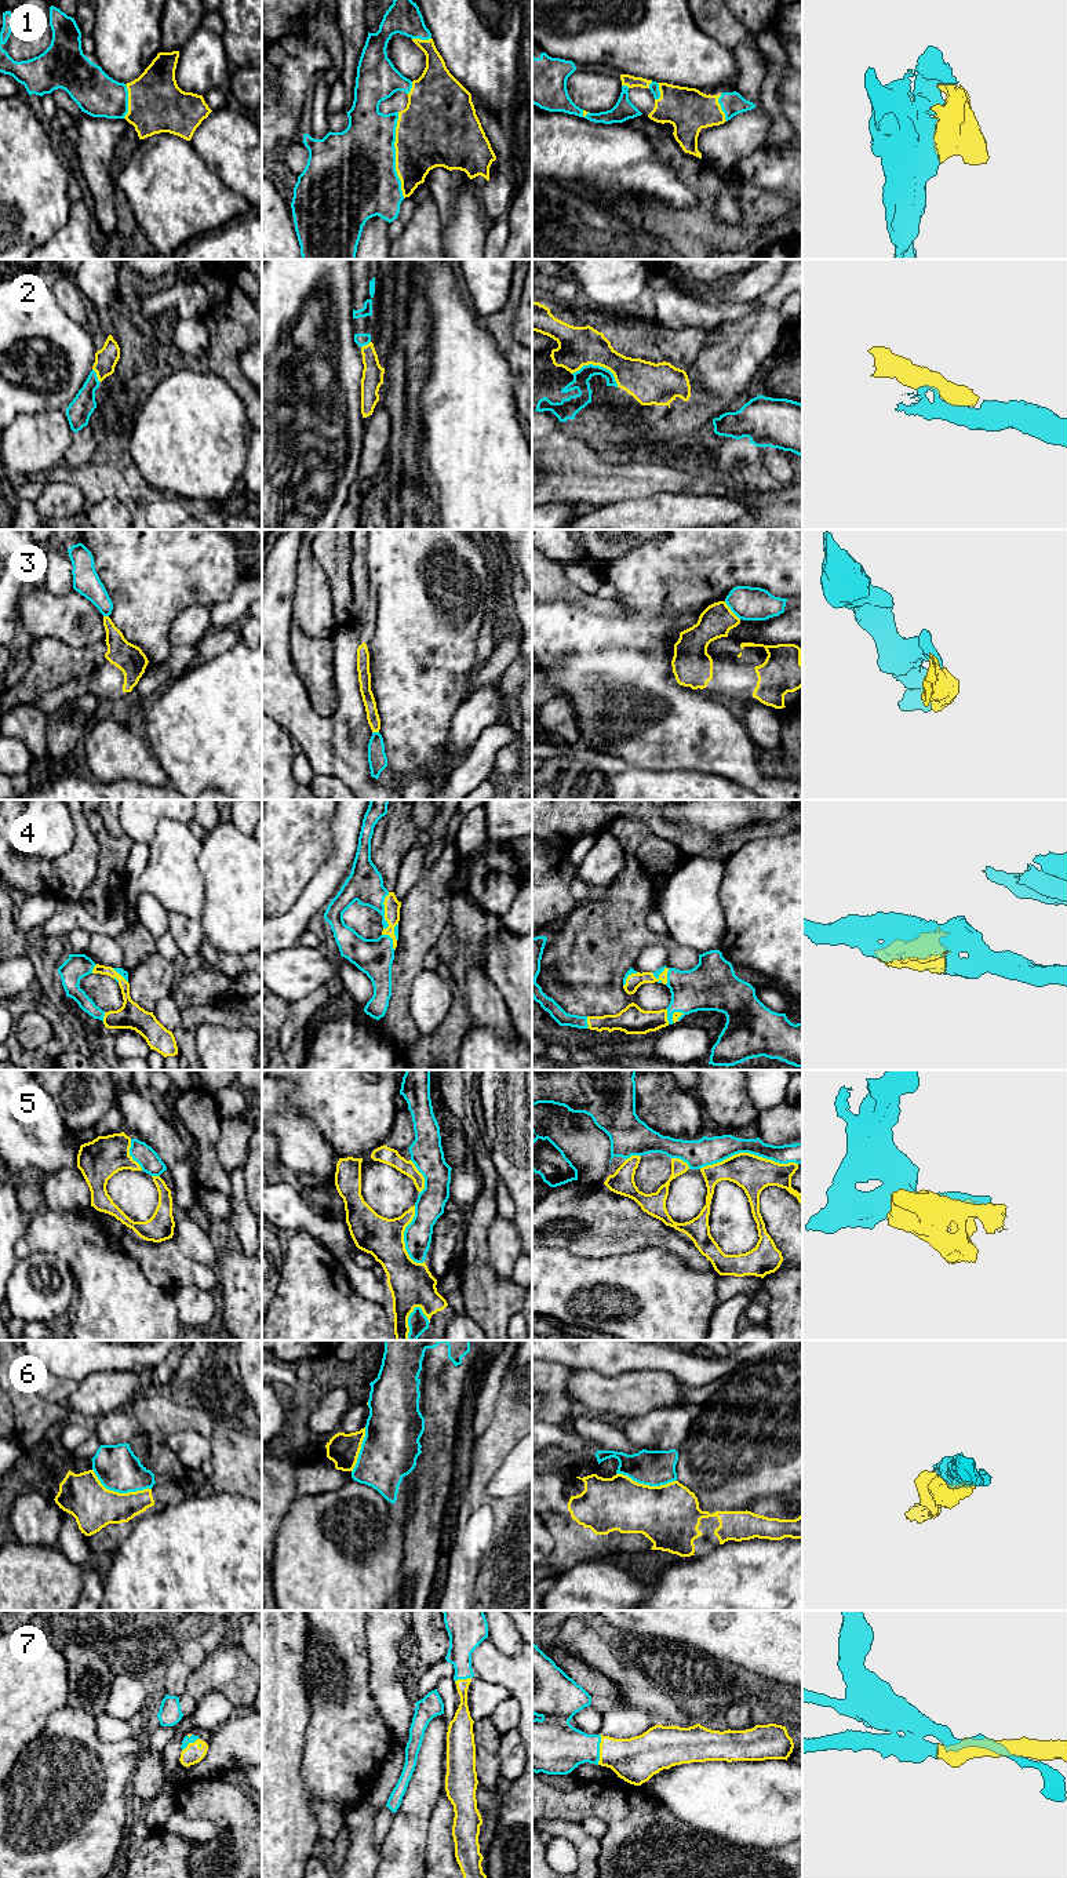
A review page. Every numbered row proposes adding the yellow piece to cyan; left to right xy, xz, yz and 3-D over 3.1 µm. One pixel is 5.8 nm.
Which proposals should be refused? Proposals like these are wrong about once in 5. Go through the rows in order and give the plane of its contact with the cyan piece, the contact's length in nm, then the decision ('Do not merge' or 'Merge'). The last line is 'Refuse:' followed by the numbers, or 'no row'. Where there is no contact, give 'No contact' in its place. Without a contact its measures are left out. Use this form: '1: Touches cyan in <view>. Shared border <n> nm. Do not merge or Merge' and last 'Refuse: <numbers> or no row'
1: Touches cyan in xz. Shared border 500 nm. Merge
2: Touches cyan in yz. Shared border 280 nm. Merge
3: Touches cyan in yz. Shared border 140 nm. Do not merge
4: Touches cyan in xz. Shared border 220 nm. Merge
5: Touches cyan in yz. Shared border 600 nm. Do not merge
6: Touches cyan in xy. Shared border 360 nm. Do not merge
7: Touches cyan in yz. Shared border 180 nm. Merge
Refuse: 3, 5, 6

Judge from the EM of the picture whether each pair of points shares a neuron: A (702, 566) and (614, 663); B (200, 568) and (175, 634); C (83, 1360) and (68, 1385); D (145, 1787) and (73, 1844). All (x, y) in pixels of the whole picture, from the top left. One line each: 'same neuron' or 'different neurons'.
A: same neuron
B: different neurons
C: different neurons
D: different neurons

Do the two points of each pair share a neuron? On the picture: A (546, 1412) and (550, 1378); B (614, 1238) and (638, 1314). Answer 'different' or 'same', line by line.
A: same
B: different

